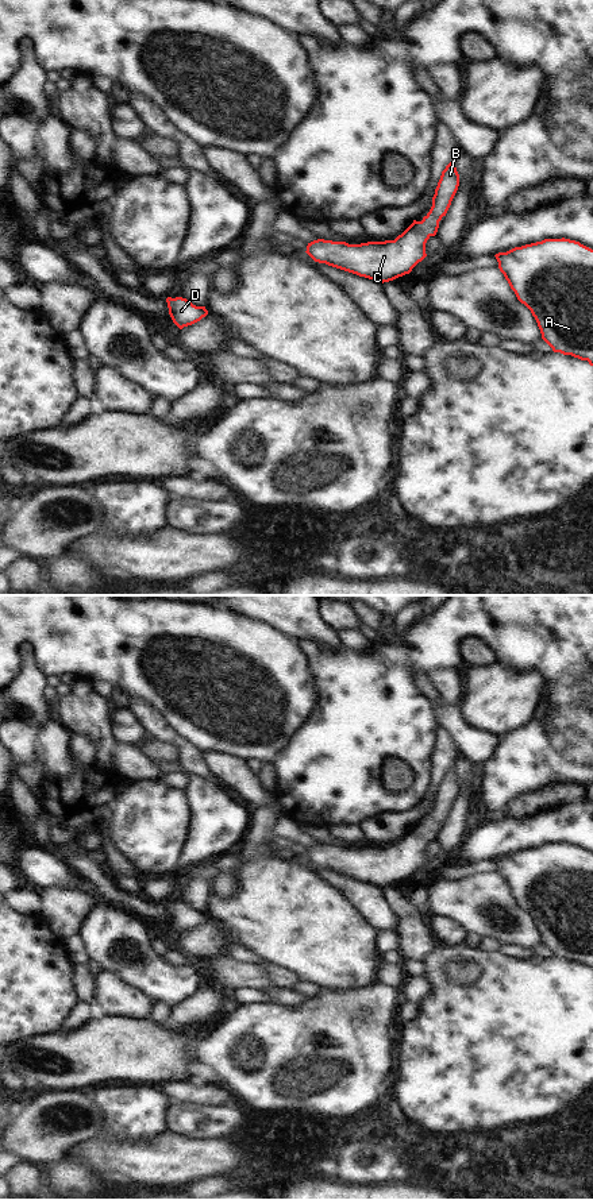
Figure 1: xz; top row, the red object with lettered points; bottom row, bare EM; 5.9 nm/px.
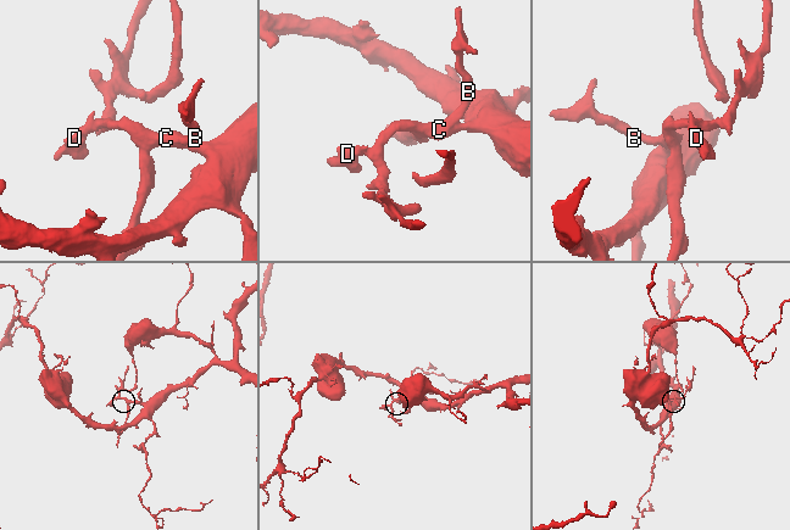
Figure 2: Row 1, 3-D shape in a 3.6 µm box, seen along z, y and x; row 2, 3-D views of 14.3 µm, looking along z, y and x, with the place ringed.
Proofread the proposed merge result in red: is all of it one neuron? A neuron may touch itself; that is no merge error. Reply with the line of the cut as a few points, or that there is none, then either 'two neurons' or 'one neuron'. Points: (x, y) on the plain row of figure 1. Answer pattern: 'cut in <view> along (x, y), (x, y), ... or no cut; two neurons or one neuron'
no cut; one neuron

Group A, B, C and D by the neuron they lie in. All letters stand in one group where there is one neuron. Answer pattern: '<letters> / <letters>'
A B C D

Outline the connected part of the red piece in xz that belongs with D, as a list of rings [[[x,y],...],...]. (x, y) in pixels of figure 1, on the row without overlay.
[[[167,902],[166,907],[169,912],[169,919],[173,927],[180,934],[200,926],[203,922],[208,919],[205,911],[196,911],[189,904],[182,902]]]

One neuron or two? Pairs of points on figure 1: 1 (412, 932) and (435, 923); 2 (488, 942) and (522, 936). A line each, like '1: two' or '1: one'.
1: two
2: two

